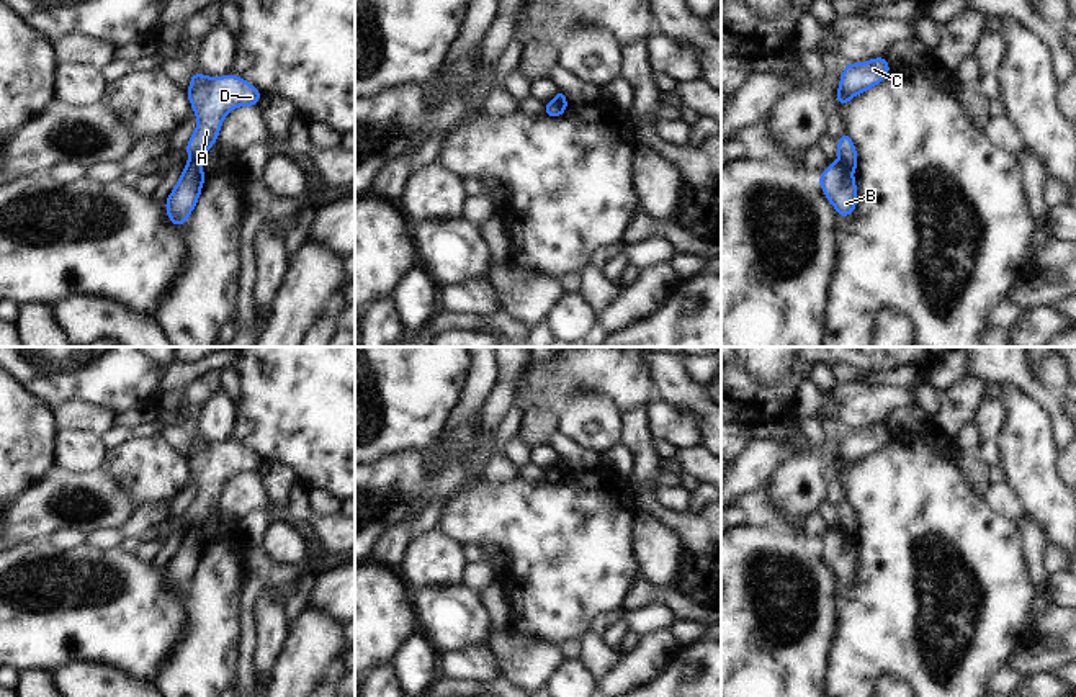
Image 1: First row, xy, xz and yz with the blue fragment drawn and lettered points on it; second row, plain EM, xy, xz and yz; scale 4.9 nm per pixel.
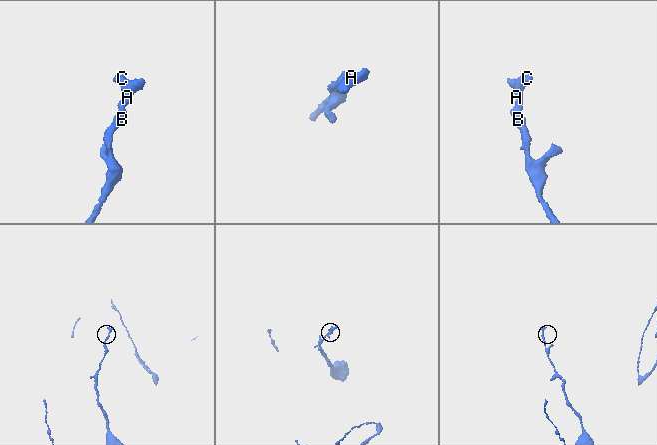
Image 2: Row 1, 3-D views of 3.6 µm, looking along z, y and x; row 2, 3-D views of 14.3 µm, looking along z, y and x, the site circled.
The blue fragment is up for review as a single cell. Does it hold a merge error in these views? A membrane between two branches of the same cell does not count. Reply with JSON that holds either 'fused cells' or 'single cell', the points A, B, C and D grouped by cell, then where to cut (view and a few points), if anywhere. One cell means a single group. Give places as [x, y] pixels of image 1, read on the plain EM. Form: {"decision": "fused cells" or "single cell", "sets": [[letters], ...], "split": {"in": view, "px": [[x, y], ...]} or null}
{"decision": "fused cells", "sets": [["A", "C", "D"], ["B"]], "split": {"in": "yz", "px": [[838, 527], [851, 540]]}}

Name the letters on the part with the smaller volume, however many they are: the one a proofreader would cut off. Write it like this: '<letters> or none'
A, C, D

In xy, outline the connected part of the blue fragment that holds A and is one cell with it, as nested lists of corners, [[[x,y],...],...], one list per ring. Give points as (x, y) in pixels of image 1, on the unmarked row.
[[[195,437],[185,460],[198,489],[185,512],[188,530],[200,528],[217,509],[222,488],[234,474],[258,473],[262,461],[240,442],[209,443]]]

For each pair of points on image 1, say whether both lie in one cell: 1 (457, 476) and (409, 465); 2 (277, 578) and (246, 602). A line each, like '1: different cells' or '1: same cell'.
1: same cell
2: same cell

